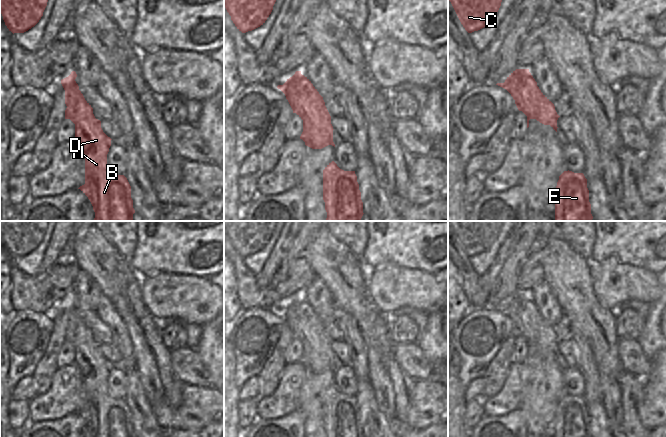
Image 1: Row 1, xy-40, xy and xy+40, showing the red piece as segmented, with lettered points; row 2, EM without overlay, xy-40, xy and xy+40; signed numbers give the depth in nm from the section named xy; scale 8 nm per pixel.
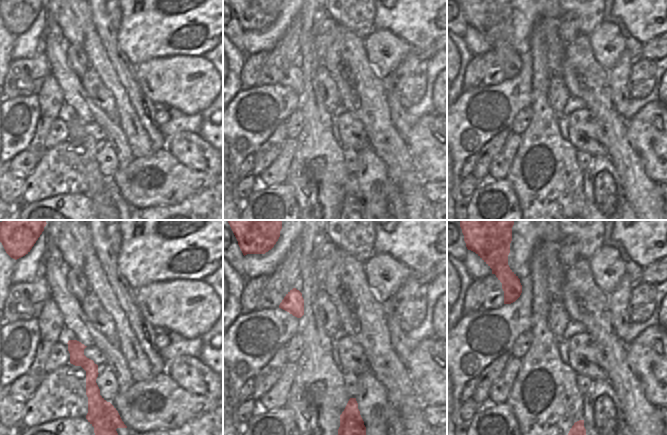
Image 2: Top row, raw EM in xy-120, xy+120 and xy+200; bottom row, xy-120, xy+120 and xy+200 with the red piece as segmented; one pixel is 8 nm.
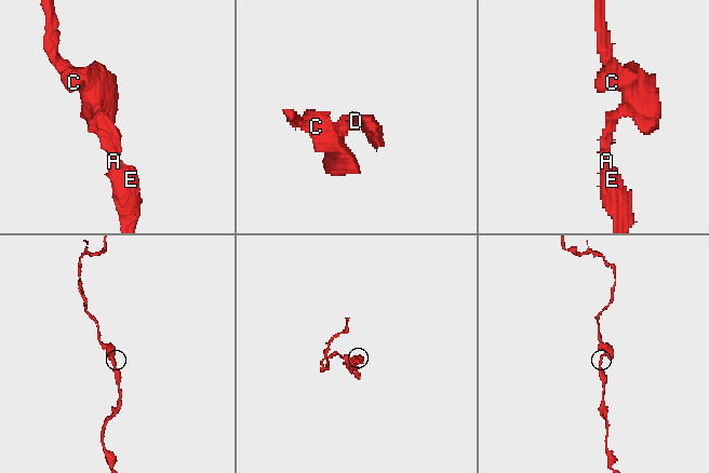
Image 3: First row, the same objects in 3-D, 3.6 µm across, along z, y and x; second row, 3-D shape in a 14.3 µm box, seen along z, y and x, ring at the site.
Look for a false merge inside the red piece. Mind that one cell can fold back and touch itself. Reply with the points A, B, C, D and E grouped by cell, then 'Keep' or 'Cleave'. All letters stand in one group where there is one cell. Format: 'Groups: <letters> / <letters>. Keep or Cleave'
Groups: A B C D E. Keep

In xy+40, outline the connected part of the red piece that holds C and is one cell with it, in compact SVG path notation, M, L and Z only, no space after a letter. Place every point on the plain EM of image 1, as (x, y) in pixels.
M448 221L461 248L468 257L491 247L503 221Z

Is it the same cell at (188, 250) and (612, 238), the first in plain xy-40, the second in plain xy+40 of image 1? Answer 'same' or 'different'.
same

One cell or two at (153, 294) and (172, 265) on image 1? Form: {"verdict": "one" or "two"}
{"verdict": "two"}

